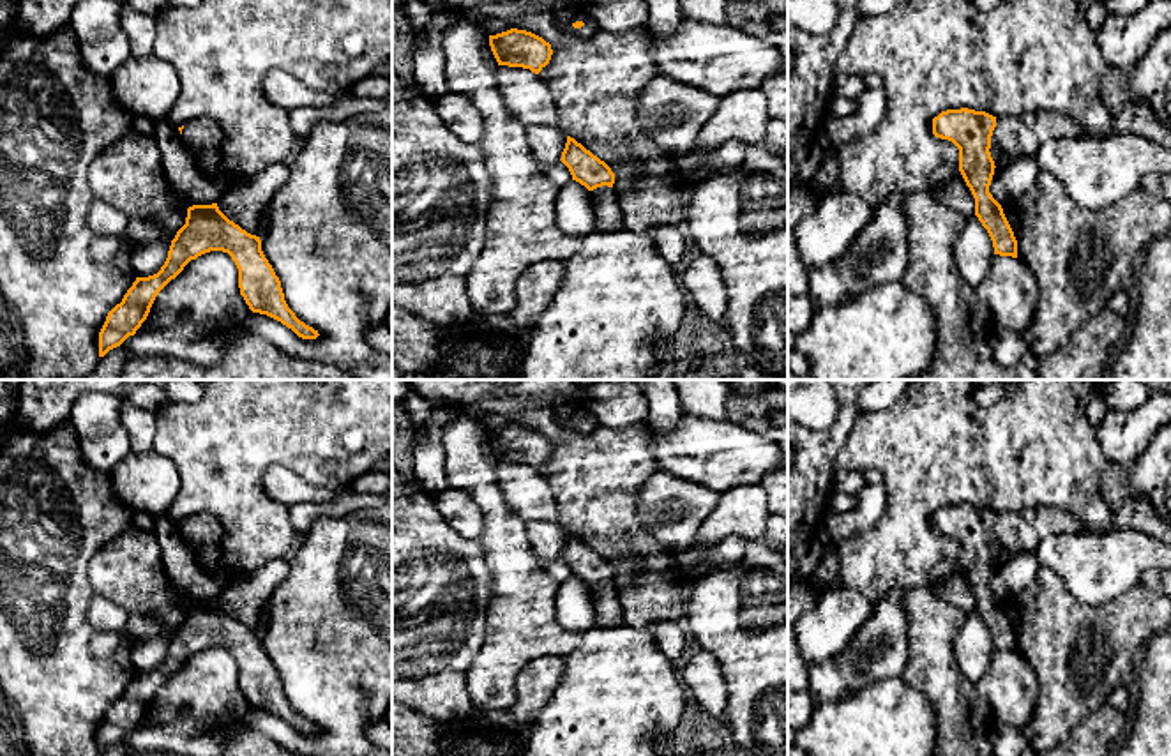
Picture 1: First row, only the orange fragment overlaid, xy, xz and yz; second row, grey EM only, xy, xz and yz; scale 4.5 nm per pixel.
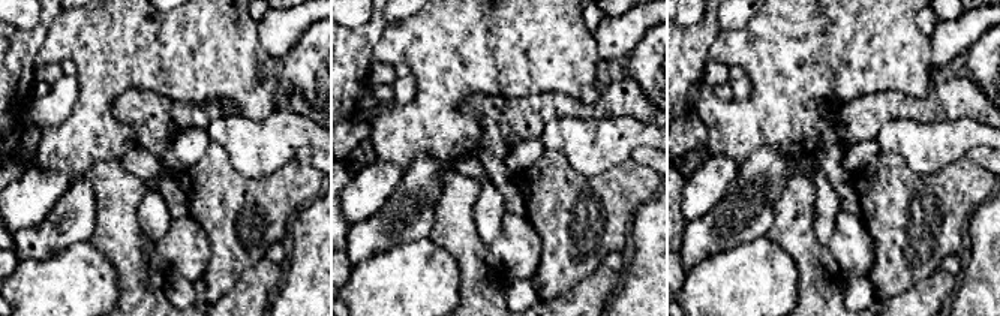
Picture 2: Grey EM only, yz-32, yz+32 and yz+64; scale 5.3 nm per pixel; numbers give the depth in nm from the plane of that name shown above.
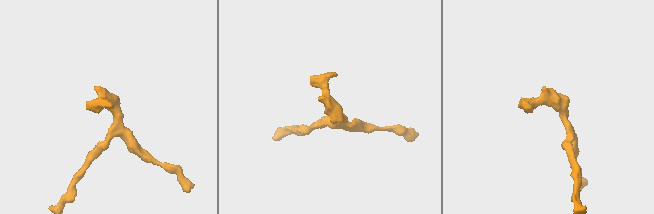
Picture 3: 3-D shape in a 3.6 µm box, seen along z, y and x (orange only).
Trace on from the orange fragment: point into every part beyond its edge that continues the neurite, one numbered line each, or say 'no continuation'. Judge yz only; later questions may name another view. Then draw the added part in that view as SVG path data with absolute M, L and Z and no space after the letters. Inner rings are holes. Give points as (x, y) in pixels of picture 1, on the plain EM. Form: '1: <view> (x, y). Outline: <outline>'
1: yz (1012, 534). Outline: M1056 509L1000 512L991 532L991 553L994 562L1021 553L1035 553L1040 541L1061 532L1088 535L1088 528L1074 516Z

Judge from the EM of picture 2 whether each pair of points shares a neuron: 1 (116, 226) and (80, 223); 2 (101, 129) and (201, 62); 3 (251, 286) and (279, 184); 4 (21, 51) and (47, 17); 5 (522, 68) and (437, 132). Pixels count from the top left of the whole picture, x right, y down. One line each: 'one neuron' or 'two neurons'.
1: two neurons
2: one neuron
3: two neurons
4: one neuron
5: one neuron

